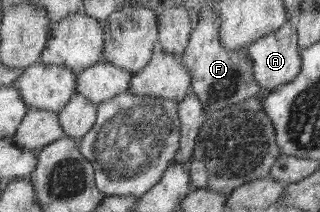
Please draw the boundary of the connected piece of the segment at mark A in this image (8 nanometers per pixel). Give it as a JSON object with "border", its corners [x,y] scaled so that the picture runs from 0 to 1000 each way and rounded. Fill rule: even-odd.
{"border":[[[909,108],[884,113],[866,146],[819,175],[775,217],[784,288],[791,288],[791,354],[809,382],[819,443],[831,448],[859,425],[872,401],[909,392],[947,325],[947,236],[934,212],[928,127]]]}

